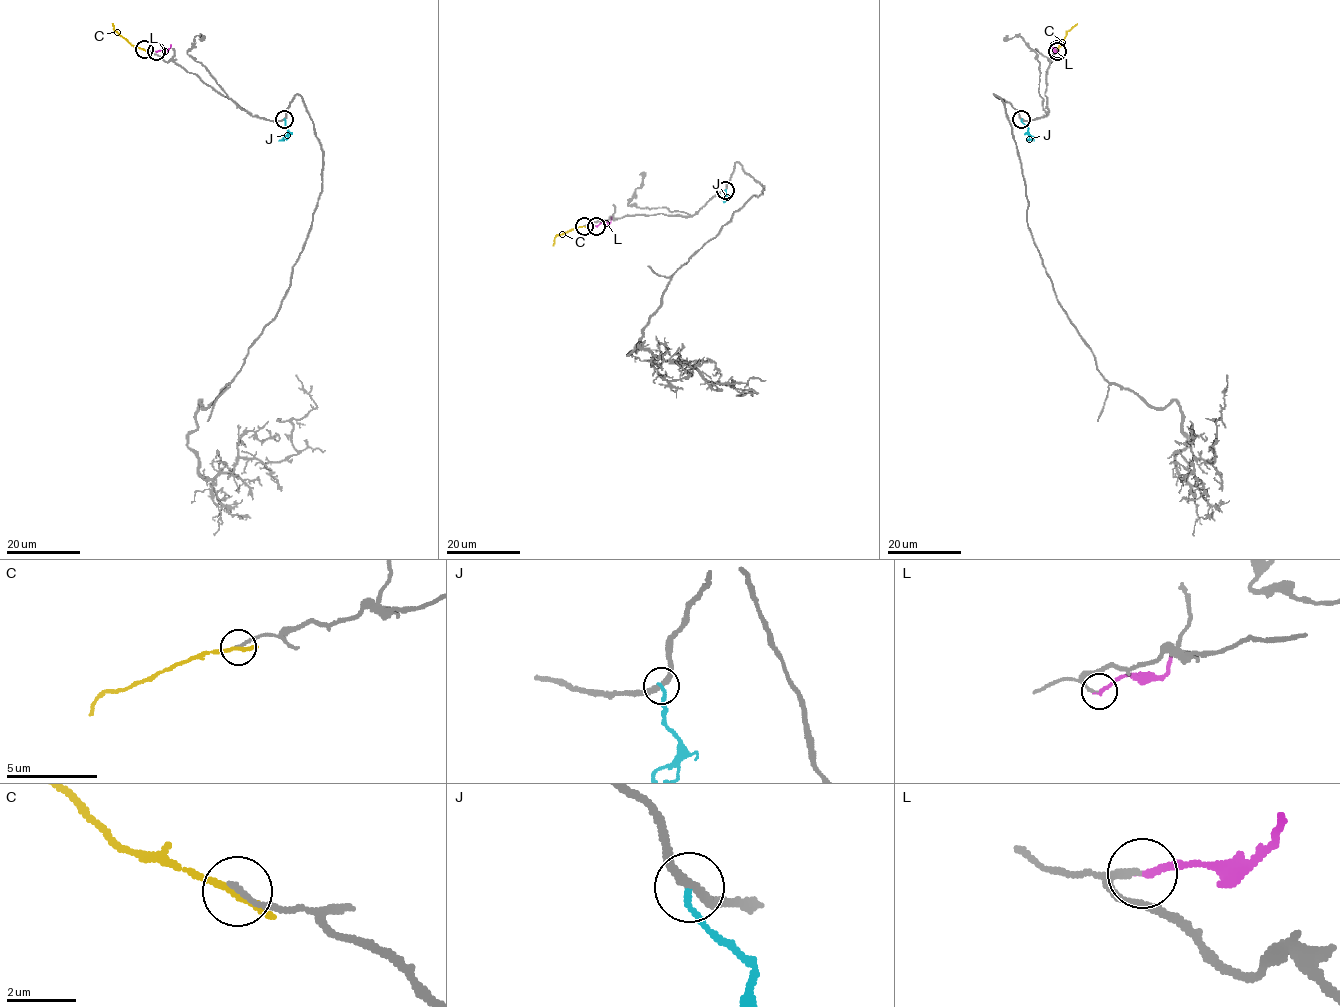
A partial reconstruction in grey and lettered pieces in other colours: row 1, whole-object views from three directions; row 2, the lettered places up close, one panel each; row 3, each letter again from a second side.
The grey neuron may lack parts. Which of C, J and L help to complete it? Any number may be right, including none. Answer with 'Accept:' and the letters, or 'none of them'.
Accept: L

